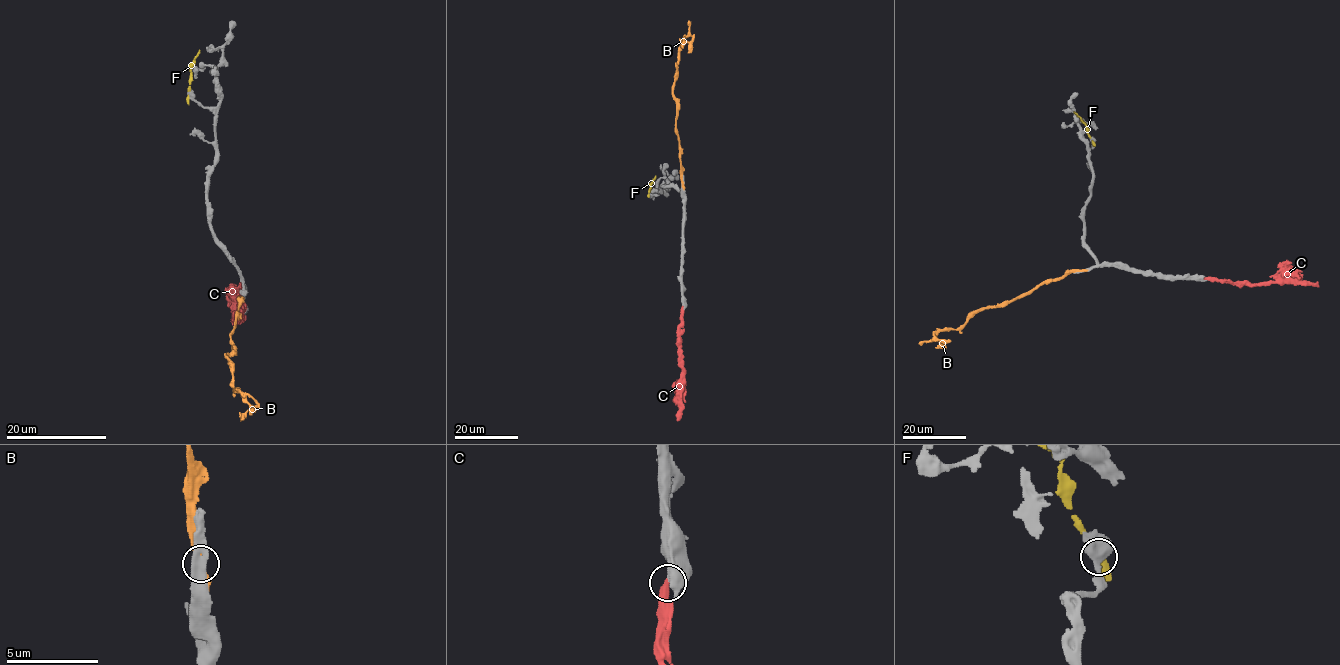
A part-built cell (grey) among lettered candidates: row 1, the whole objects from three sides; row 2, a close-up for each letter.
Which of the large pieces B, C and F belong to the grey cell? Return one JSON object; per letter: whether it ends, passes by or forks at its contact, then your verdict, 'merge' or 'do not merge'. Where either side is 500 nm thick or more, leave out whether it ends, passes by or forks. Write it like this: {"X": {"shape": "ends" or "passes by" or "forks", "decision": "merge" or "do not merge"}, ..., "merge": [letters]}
{"B": {"shape": "passes by", "decision": "do not merge"}, "C": {"decision": "merge"}, "F": {"decision": "do not merge"}, "merge": ["C"]}

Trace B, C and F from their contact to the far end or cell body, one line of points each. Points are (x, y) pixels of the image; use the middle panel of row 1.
B: (682, 185), (673, 83), (679, 46), (690, 35), (692, 39), (682, 47)
C: (682, 307), (681, 410), (677, 420)
F: (649, 195), (650, 185), (655, 176)

